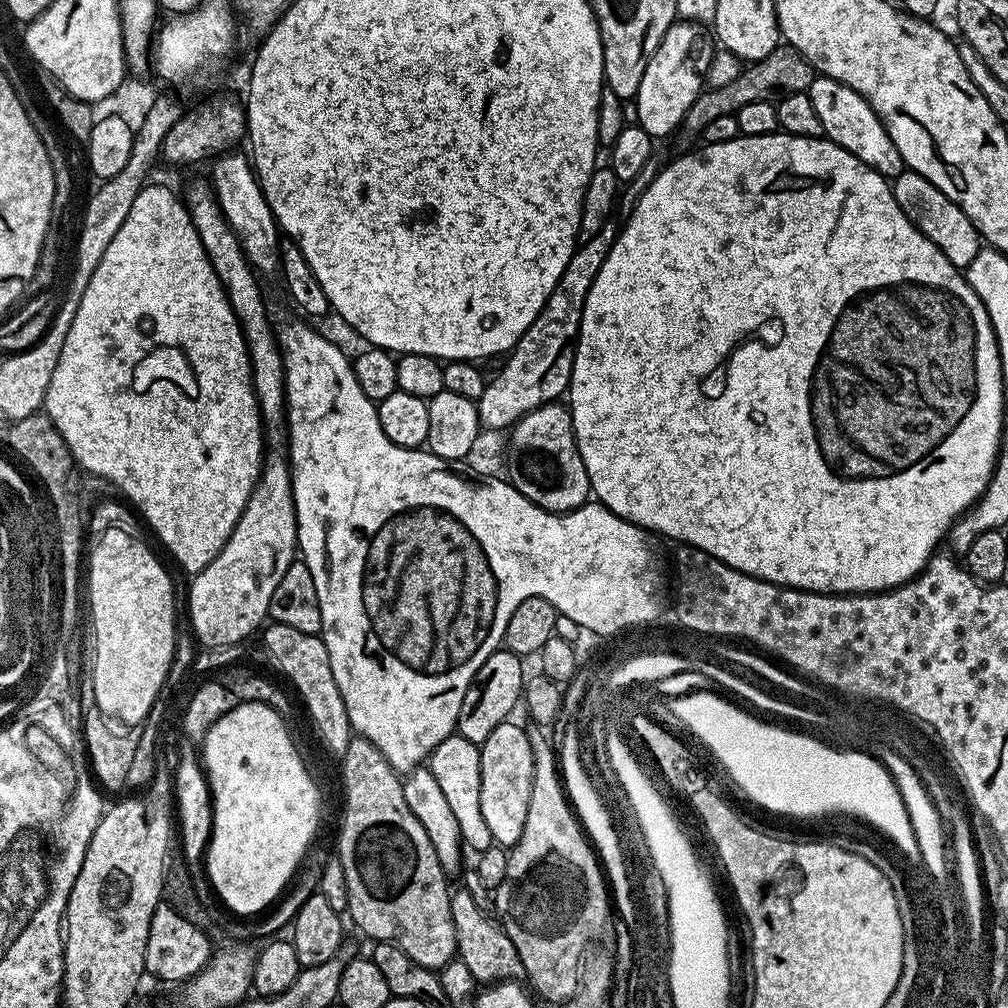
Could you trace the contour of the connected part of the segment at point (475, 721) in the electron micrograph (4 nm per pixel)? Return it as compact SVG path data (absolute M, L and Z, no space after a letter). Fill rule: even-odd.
M497 650L482 662L478 674L470 682L462 698L462 710L458 714L456 727L459 735L466 737L471 744L482 745L498 725L505 723L508 716L522 700L526 683L525 661L507 650Z

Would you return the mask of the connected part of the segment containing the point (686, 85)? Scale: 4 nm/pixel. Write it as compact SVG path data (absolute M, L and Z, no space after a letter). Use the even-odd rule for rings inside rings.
M677 22L666 30L658 50L650 58L646 66L646 74L642 74L642 86L638 86L638 94L634 98L636 116L639 127L645 128L653 138L668 136L677 127L683 125L684 115L690 110L702 91L702 68L696 65L696 43L700 36L697 29L688 22Z

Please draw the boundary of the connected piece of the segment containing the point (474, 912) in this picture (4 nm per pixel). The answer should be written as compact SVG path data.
M462 886L457 887L449 898L450 918L456 931L456 951L458 958L466 964L477 982L496 982L524 976L524 967L514 950L514 942L505 934L499 923L485 909L474 902L474 898Z

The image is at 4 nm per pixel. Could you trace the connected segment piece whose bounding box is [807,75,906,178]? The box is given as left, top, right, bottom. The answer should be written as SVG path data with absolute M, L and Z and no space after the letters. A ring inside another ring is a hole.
M822 75L815 77L807 93L814 102L814 110L818 110L818 118L822 118L824 136L827 139L854 154L854 158L858 158L885 178L895 178L905 171L906 165L902 154L898 154L898 146L894 146L888 129L876 117L876 111L864 101L863 96L850 90L842 82Z

